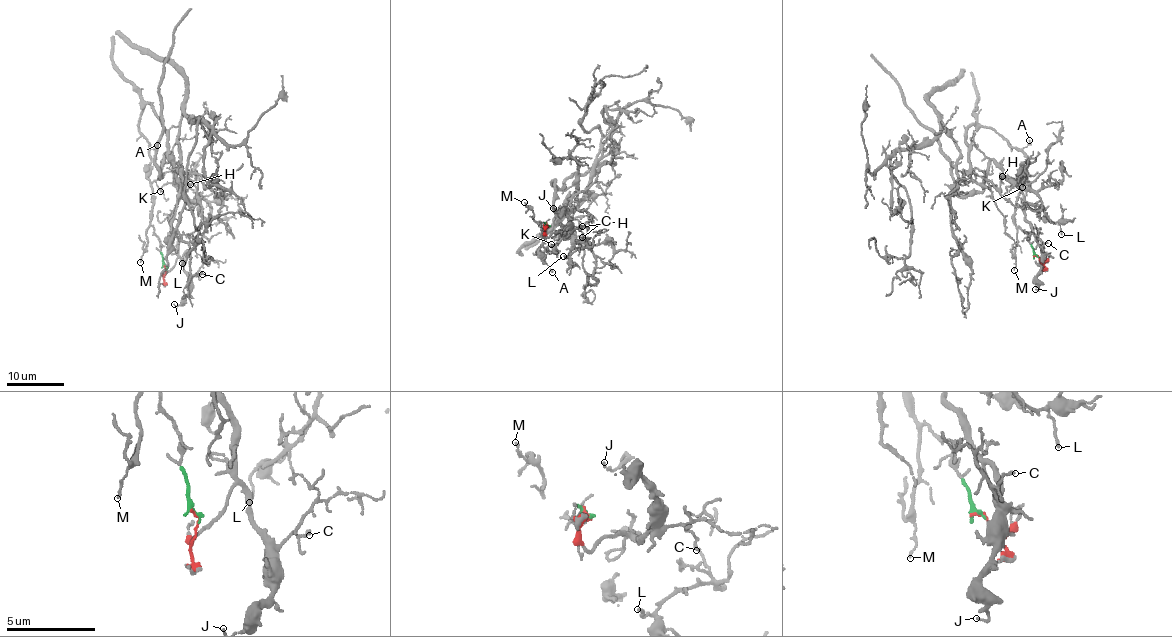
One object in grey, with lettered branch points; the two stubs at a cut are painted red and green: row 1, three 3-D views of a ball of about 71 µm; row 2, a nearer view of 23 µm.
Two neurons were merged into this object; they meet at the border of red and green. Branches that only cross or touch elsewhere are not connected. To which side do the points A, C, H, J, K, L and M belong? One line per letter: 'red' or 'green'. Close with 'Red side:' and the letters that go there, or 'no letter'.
A: green
C: red
H: red
J: red
K: red
L: red
M: green
Red side: C, H, J, K, L

